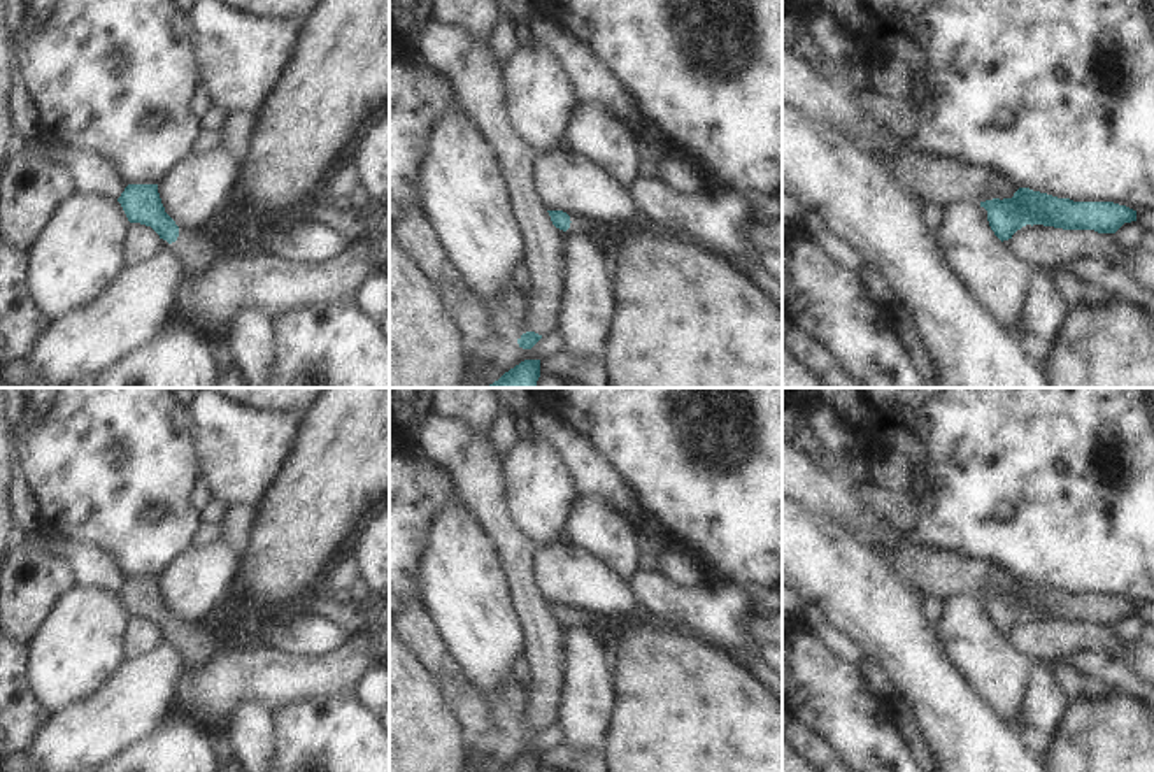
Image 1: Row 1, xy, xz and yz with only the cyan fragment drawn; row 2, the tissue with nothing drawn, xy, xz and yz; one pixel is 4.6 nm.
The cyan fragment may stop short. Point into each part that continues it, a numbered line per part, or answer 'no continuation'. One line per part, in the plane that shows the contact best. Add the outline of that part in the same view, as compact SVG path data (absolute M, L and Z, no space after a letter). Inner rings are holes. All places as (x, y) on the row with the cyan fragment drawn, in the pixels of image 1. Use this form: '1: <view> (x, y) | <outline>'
1: xy (195, 251) | M179 226L177 240L168 244L160 239L160 246L181 260L186 277L195 277L217 256L214 244L200 230Z

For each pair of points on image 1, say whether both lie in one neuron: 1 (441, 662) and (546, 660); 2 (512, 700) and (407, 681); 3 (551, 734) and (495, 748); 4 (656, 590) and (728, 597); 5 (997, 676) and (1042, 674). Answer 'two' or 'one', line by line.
1: two
2: two
3: one
4: one
5: two

